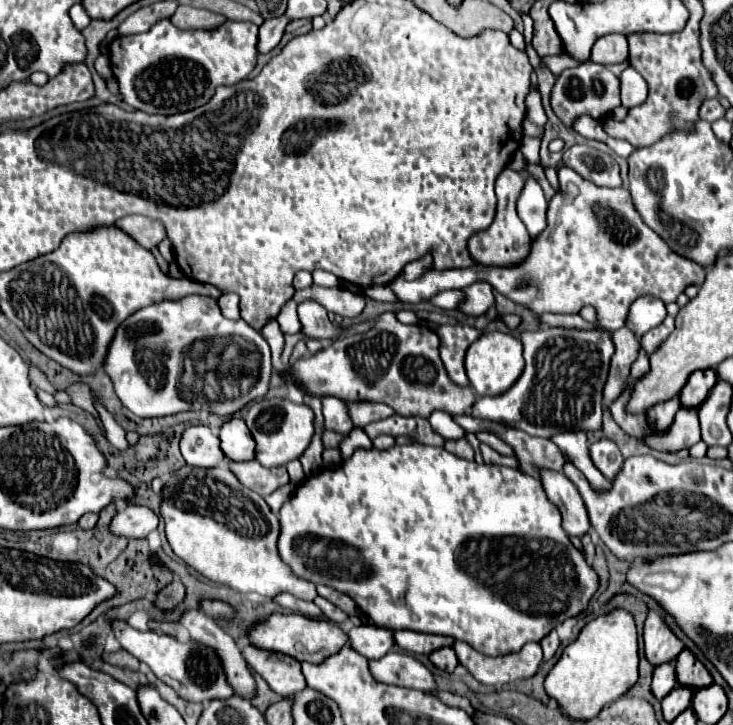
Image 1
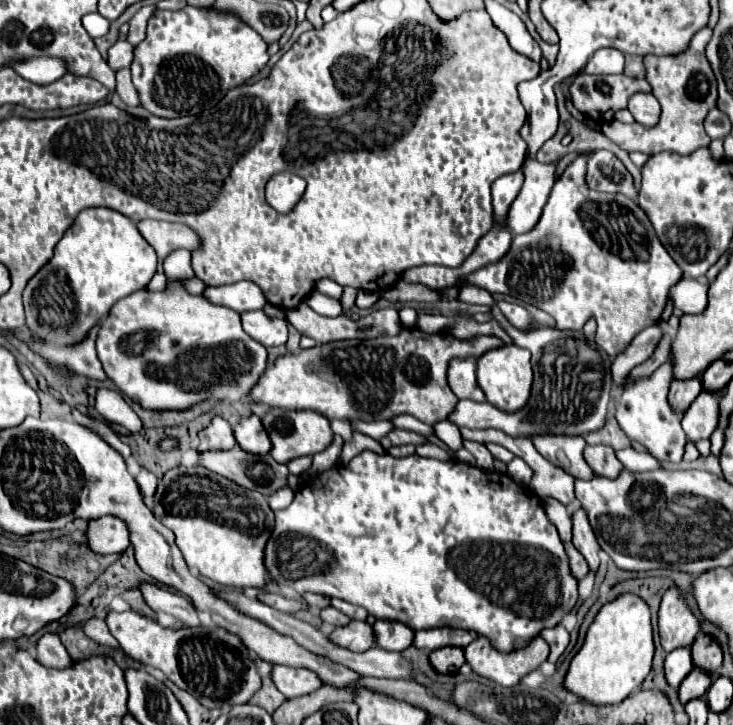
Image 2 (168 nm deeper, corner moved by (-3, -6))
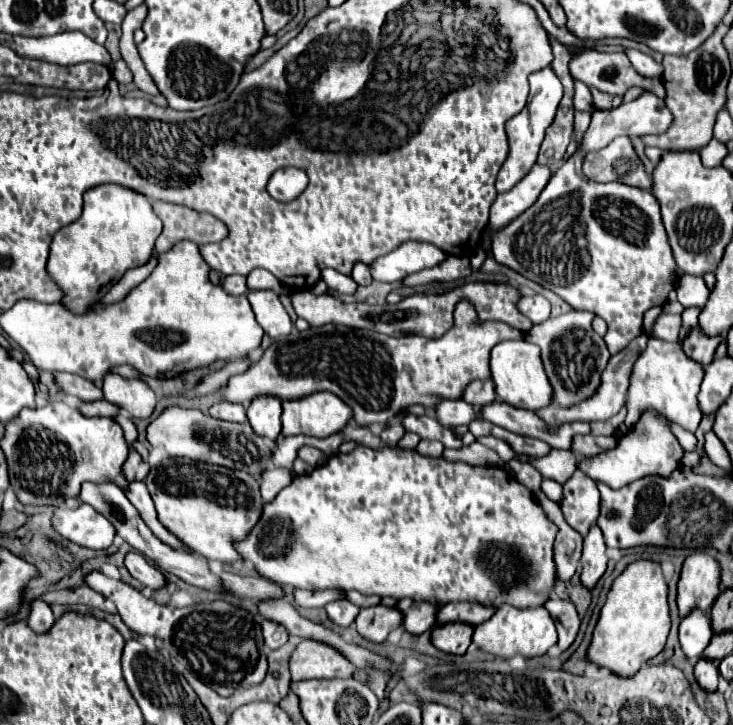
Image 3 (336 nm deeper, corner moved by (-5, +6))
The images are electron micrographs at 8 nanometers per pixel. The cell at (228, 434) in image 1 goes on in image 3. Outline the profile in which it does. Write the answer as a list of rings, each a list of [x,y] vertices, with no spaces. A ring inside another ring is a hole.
[[[258,396],[248,408],[248,420],[256,434],[276,440],[282,432],[282,400],[278,396]]]

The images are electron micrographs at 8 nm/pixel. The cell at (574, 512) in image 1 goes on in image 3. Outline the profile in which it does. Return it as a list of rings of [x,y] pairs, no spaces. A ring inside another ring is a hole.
[[[592,526],[592,532],[588,532],[588,536],[584,538],[584,550],[582,550],[580,582],[584,588],[592,590],[596,586],[600,576],[606,572],[606,562],[608,556],[606,556],[604,536],[598,526]]]

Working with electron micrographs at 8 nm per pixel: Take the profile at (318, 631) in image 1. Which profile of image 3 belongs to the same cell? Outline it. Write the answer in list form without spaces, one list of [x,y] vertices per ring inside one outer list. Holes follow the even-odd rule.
[[[372,606],[372,608],[364,608],[360,610],[358,618],[356,618],[356,630],[366,638],[366,640],[372,640],[372,642],[384,642],[388,638],[388,634],[402,626],[402,612],[394,606]]]

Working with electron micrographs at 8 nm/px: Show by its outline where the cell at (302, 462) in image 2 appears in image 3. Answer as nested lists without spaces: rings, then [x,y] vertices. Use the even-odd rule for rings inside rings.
[[[310,446],[300,448],[298,458],[302,458],[302,460],[304,460],[306,464],[310,464],[310,466],[320,466],[320,464],[324,464],[324,462],[328,460],[328,456],[326,456],[324,452],[320,452],[320,450],[316,450],[316,448],[310,448]]]

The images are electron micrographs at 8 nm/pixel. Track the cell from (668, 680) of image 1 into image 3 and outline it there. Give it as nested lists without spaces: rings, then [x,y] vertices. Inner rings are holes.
[[[694,608],[680,624],[680,646],[690,660],[698,660],[708,646],[708,640],[714,636],[710,614]]]

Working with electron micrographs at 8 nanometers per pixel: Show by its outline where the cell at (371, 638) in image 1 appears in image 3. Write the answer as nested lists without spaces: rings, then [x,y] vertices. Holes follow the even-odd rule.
[[[400,600],[398,608],[404,612],[404,628],[412,634],[422,634],[430,630],[436,622],[438,606],[426,600]]]

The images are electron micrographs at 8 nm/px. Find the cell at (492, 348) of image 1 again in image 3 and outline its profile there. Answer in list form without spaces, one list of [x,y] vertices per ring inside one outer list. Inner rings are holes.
[[[508,340],[500,342],[492,350],[492,380],[496,386],[496,394],[500,400],[506,404],[512,404],[516,408],[526,408],[526,410],[538,410],[542,406],[548,406],[552,402],[554,390],[552,384],[544,372],[542,358],[540,358],[540,348],[528,340]]]

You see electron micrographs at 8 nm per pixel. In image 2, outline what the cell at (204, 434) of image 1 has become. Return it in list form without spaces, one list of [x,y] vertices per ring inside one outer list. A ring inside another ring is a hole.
[[[214,418],[210,426],[206,426],[200,434],[200,444],[198,444],[198,452],[212,452],[212,450],[230,450],[234,448],[236,440],[232,434],[232,428],[226,420],[222,418]]]

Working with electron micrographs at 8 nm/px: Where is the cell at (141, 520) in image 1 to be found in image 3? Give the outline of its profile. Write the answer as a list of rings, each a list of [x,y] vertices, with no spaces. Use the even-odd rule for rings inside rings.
[[[80,504],[76,510],[56,508],[52,528],[62,538],[92,550],[106,550],[116,534],[112,524],[108,524],[94,508],[88,508],[88,504]]]

